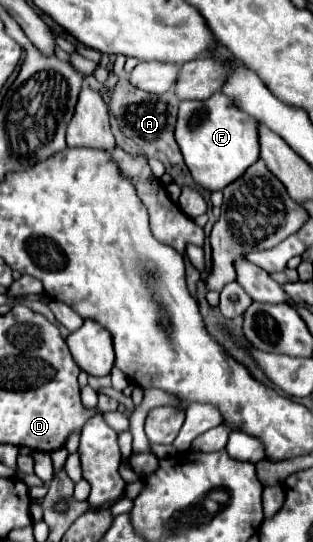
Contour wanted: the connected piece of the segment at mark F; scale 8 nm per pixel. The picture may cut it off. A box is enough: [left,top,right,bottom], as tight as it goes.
[176,91,260,191]

